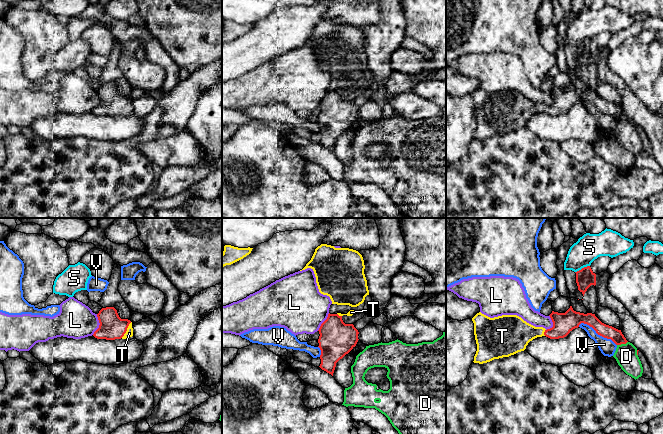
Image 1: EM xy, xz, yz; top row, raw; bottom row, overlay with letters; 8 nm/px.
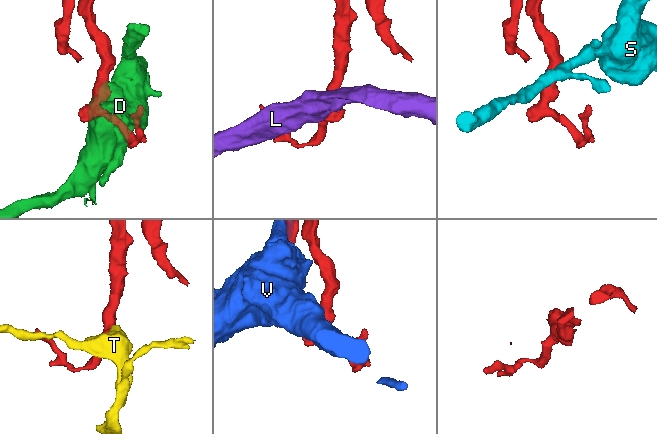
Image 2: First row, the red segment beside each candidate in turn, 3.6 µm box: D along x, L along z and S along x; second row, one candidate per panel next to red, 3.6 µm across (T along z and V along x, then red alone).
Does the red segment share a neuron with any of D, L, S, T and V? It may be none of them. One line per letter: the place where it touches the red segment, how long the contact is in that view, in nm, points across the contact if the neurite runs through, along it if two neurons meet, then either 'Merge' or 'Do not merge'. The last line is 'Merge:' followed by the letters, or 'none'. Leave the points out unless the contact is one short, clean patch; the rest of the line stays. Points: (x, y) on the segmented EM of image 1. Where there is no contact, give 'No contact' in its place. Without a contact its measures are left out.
D: Touches red at yz (622, 343). Shared border 90 nm. Do not merge
L: Touches red at xy (100, 324). Shared border 170 nm. Boundary: xy (97, 314), (99, 327), (92, 334). Do not merge
S: Touches red at yz (582, 268). Shared border 130 nm. Boundary: yz (589, 265), (575, 272). Do not merge
T: Touches red at xy (126, 330). Shared border 150 nm. Path across: xy (111, 327), (126, 330), (129, 333). Merge
V: Touches red at yz (597, 333). Shared border 360 nm. Do not merge
Merge: T

